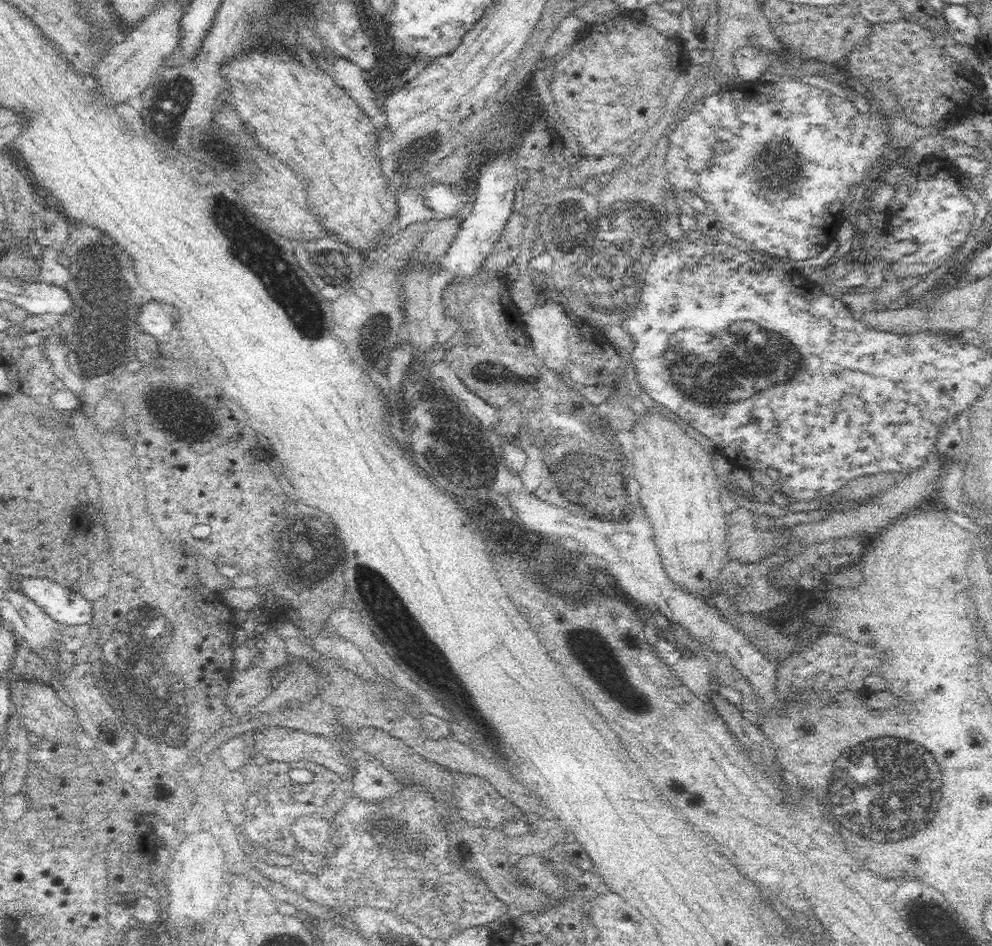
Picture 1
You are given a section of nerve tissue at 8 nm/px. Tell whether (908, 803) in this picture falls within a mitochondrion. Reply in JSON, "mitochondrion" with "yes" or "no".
{"mitochondrion":"yes"}

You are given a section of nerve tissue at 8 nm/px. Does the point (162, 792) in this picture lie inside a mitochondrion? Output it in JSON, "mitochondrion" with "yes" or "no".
{"mitochondrion":"no"}

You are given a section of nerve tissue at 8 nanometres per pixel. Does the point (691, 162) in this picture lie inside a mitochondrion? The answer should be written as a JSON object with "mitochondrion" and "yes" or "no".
{"mitochondrion":"no"}

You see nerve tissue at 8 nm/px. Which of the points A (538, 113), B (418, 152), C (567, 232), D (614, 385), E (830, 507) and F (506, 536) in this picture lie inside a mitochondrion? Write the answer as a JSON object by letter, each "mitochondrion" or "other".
{"A":"other","B":"mitochondrion","C":"mitochondrion","D":"other","E":"other","F":"other"}

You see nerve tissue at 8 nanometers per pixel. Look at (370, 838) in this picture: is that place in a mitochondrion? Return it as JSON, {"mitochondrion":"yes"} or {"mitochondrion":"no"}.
{"mitochondrion":"yes"}

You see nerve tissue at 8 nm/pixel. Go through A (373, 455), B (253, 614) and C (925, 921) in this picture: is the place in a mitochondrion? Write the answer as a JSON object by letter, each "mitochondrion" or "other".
{"A":"other","B":"other","C":"mitochondrion"}

